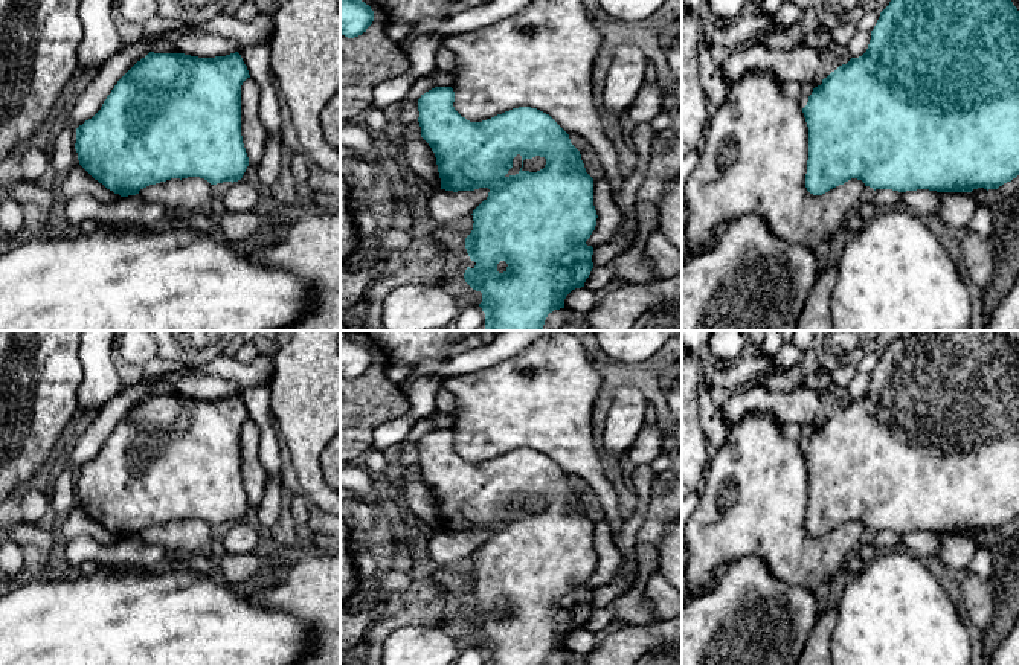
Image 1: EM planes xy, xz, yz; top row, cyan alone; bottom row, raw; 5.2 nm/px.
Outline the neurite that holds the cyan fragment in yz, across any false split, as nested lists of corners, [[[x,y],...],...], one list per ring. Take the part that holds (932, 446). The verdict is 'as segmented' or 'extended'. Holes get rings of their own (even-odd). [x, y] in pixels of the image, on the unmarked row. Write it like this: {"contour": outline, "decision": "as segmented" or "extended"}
{"contour": [[[903,331],[894,339],[889,346],[880,354],[880,358],[871,372],[871,381],[866,394],[859,400],[851,400],[847,406],[839,407],[822,426],[815,429],[808,438],[807,447],[802,450],[808,468],[808,502],[805,516],[805,529],[813,537],[822,537],[830,531],[844,526],[851,520],[862,522],[865,528],[876,531],[892,531],[898,534],[929,531],[937,534],[972,534],[973,531],[998,531],[1007,523],[1019,517],[1019,352],[1011,343],[1008,331]]], "decision": "as segmented"}

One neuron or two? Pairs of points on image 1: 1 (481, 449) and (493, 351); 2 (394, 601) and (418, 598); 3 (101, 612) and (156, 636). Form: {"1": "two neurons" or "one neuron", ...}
{"1": "two neurons", "2": "two neurons", "3": "one neuron"}

